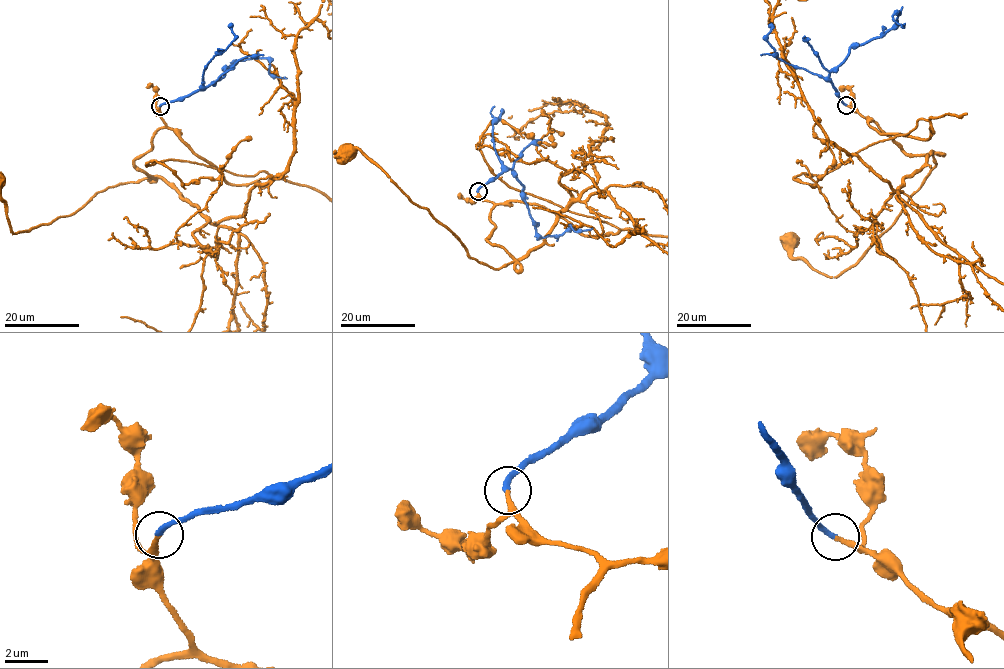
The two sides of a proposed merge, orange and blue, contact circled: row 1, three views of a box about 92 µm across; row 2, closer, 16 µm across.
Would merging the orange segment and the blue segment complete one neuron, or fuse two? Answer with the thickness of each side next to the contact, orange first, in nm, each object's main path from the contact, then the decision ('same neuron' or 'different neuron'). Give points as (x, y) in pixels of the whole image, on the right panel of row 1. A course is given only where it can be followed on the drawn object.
calibres 240 and 240 nm; course orange (845, 105), (871, 119), (904, 152), (931, 154), (936, 164), (889, 228), (837, 276), (793, 257), (790, 239); course blue (845, 105), (831, 72), (851, 47), (892, 28), (897, 12), (892, 19), (903, 24); same neuron

